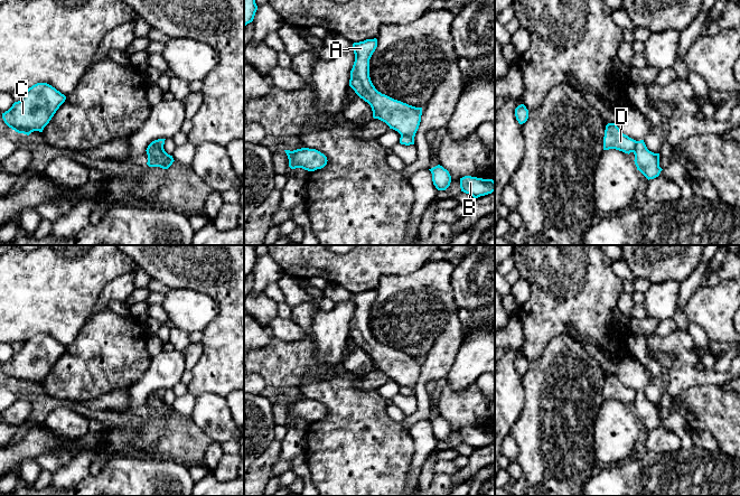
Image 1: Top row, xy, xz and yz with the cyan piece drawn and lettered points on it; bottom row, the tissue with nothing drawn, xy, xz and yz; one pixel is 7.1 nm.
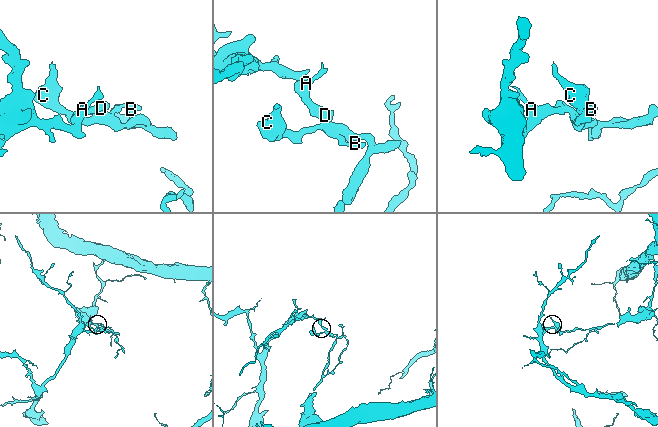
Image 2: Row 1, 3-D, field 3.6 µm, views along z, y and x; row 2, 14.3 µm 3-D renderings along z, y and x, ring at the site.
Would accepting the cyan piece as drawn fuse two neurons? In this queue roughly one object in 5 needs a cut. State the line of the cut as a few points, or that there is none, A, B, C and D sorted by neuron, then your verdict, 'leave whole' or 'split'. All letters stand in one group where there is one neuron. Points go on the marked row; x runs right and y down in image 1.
cut xz (401, 134), (413, 138); groups A D / B C; split

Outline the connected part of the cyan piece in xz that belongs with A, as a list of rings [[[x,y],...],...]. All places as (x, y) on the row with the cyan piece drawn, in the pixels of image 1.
[[[376,38],[353,44],[355,62],[349,86],[371,105],[374,119],[385,122],[401,135],[414,138],[421,122],[422,107],[394,100],[375,88],[369,77],[369,59],[376,47]]]

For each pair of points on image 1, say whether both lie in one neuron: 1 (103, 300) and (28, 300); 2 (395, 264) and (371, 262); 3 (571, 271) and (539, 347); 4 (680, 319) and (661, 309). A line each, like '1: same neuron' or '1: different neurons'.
1: different neurons
2: same neuron
3: same neuron
4: different neurons

